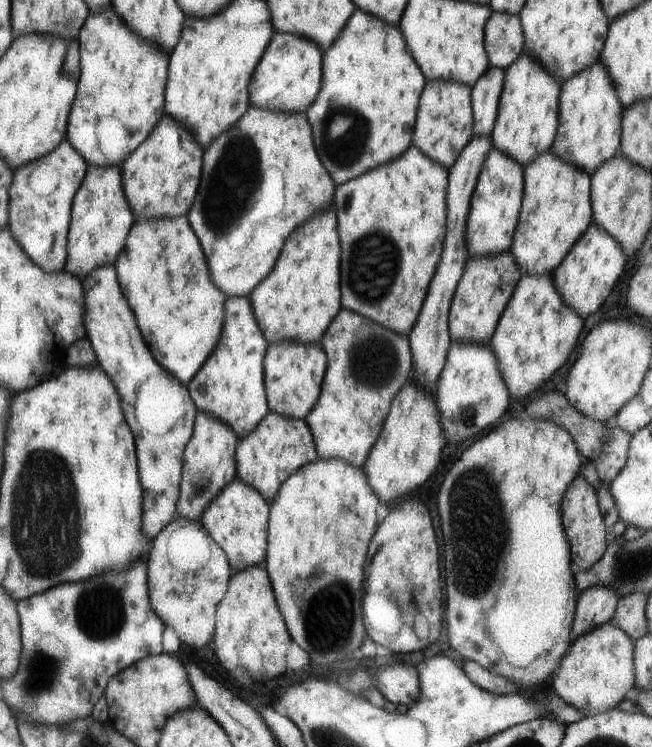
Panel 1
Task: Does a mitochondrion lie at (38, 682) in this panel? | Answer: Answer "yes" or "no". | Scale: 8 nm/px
yes

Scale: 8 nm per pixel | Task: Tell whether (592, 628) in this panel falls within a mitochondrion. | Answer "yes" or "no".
no

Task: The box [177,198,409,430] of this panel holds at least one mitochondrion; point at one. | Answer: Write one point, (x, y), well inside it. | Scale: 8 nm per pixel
(373, 262)

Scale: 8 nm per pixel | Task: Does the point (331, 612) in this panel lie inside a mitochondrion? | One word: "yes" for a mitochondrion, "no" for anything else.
yes

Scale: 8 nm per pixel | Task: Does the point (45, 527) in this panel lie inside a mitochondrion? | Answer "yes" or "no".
yes

